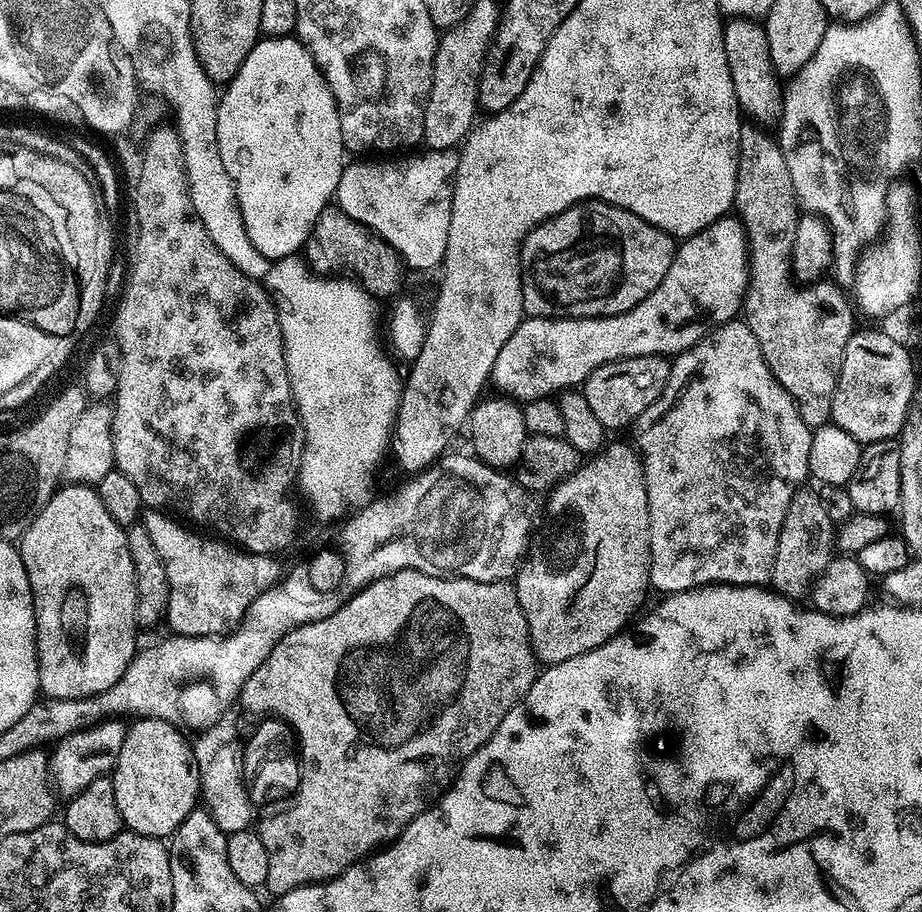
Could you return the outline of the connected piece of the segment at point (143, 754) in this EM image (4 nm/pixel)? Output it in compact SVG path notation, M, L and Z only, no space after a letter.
M136 718L127 725L116 767L110 773L114 802L118 802L127 831L168 838L191 812L197 811L202 764L199 759L196 761L183 734L177 725L166 720Z

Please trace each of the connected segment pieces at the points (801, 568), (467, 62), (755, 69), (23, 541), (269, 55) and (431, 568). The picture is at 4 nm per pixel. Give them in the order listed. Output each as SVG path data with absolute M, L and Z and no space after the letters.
M801 486L786 506L786 518L782 518L782 530L778 534L778 550L774 554L774 566L770 584L775 591L789 597L800 595L811 589L819 572L834 556L834 521L826 512L821 493L811 492Z
M444 44L436 45L436 54L434 60L434 66L432 67L432 86L431 94L428 99L428 104L425 108L424 114L424 139L425 145L431 150L436 151L438 149L450 149L456 148L470 133L473 126L475 125L476 118L474 118L476 112L478 113L478 103L477 90L480 86L480 76L481 70L483 68L483 63L487 60L488 48L444 48Z
M752 18L729 19L724 25L724 41L726 58L730 62L730 78L734 78L734 94L740 103L741 113L764 126L768 126L771 120L772 123L779 121L784 110L784 88L781 77L777 76L776 68L772 65L763 23Z
M69 483L61 487L46 502L46 506L34 518L34 522L24 531L18 541L20 557L26 566L26 574L32 591L32 601L36 611L36 653L40 663L40 690L45 697L54 699L82 699L87 696L96 696L102 691L108 691L131 664L138 651L136 645L136 587L134 586L134 562L130 558L128 533L121 528L110 514L106 514L106 506L102 506L102 498L98 498L95 487L87 484Z
M295 35L261 38L246 54L236 77L223 89L216 109L222 166L226 166L226 174L236 186L236 201L254 250L269 262L297 255L308 236L310 240L313 235L322 210L333 203L346 163L338 106L326 78Z
M447 453L438 459L429 468L421 470L408 478L402 486L398 487L392 494L386 496L375 497L371 503L359 512L353 513L346 521L346 526L342 530L342 544L340 551L344 560L344 577L339 584L339 588L357 588L359 591L368 584L372 584L380 577L389 576L392 573L401 572L402 569L418 569L419 572L430 574L431 576L462 576L468 580L474 581L507 581L511 579L519 568L519 563L523 559L524 553L527 551L527 545L532 530L530 526L530 518L526 512L526 496L525 489L521 488L519 483L512 477L508 478L508 474L494 469L484 461L480 461L475 455Z

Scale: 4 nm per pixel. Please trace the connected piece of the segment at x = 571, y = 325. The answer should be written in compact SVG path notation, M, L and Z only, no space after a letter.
M729 214L723 216L720 220L715 220L710 226L703 228L698 234L681 239L679 241L674 258L670 262L670 270L666 270L666 278L662 278L662 282L658 286L658 290L654 290L650 294L646 294L646 298L642 298L642 302L638 302L638 306L634 306L630 310L626 310L617 316L585 316L583 318L549 318L546 316L534 316L521 320L518 330L514 330L514 334L510 334L510 338L506 338L506 346L502 346L498 358L494 358L494 366L490 377L491 387L496 387L497 393L503 394L505 397L511 398L517 402L527 402L529 400L546 400L555 397L557 394L575 389L577 386L583 385L588 375L594 370L598 370L598 366L609 364L615 360L622 358L634 358L635 356L663 356L665 358L675 357L677 354L684 352L687 348L693 348L704 335L712 329L724 324L728 320L735 320L741 315L744 307L744 292L748 289L748 240L744 237L744 225L740 223L735 215Z

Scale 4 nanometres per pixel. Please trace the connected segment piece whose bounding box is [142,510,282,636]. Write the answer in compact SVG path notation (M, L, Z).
M160 510L145 511L142 516L146 534L150 534L150 542L154 542L154 550L158 550L162 566L166 566L166 582L170 586L166 624L178 636L227 633L240 623L250 604L281 579L282 569L271 555L246 552L220 538L203 540L191 532L196 530L171 518L176 519Z

